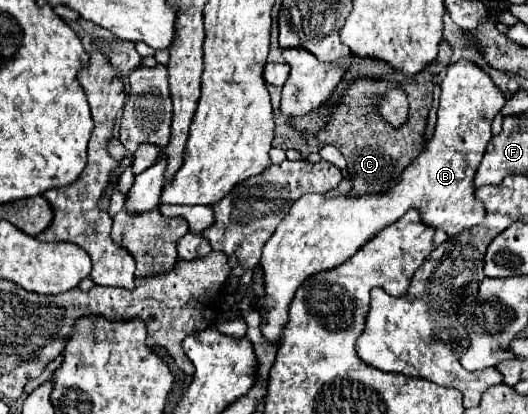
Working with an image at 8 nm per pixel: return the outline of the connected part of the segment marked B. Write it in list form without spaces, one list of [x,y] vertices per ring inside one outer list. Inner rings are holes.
[[[457,60],[447,68],[441,80],[439,120],[433,138],[425,144],[425,152],[405,168],[405,176],[397,180],[389,192],[377,196],[325,196],[305,194],[281,220],[269,242],[263,246],[261,268],[265,270],[265,304],[261,308],[261,330],[267,340],[277,342],[287,324],[289,304],[301,282],[321,270],[331,270],[349,260],[367,240],[385,226],[397,222],[407,210],[415,208],[421,220],[431,228],[441,228],[449,236],[473,228],[483,222],[485,208],[473,196],[473,176],[491,140],[491,122],[505,106],[507,96],[493,84],[477,64]]]

